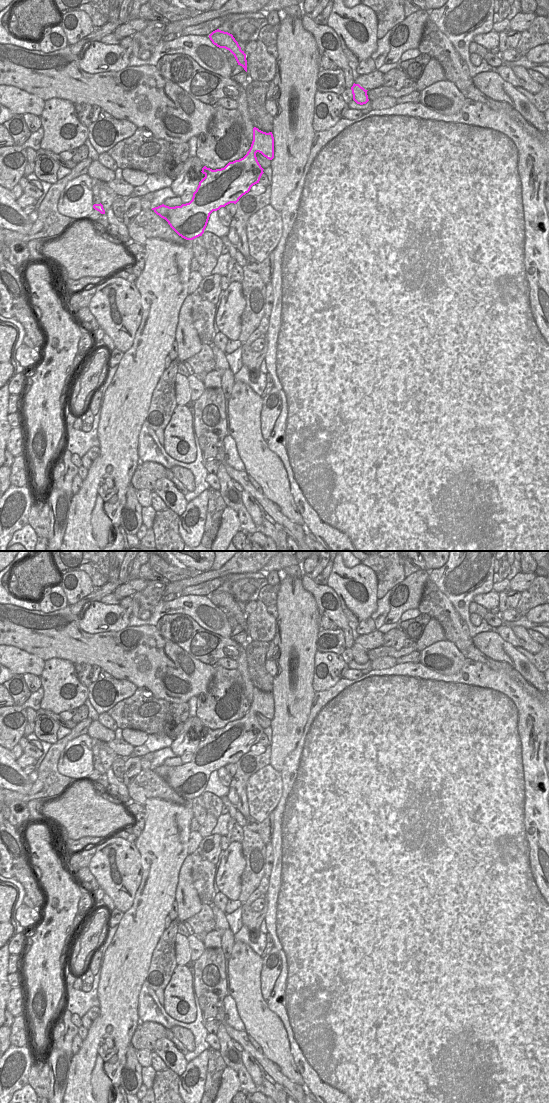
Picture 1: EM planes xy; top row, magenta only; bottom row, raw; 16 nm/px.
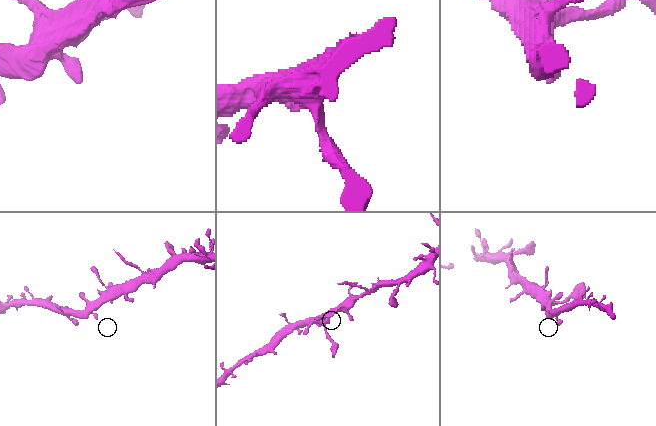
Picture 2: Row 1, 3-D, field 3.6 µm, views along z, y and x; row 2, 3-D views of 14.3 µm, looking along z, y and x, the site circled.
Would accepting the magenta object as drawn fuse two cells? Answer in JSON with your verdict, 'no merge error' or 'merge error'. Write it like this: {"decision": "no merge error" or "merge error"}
{"decision": "no merge error"}

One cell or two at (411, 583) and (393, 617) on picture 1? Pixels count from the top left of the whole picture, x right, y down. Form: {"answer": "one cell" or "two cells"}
{"answer": "one cell"}

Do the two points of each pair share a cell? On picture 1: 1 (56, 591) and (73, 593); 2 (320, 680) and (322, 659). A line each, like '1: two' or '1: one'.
1: two
2: one

